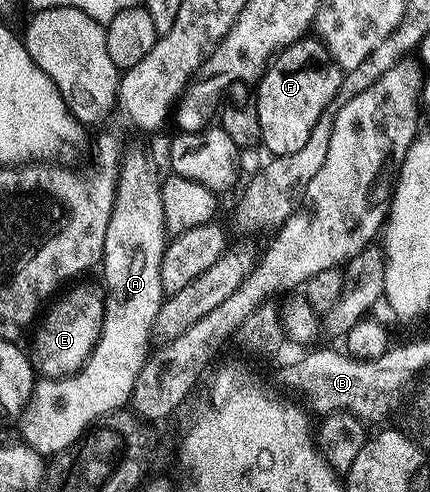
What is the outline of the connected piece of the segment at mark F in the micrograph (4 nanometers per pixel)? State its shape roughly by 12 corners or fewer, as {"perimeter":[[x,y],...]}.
{"perimeter":[[313,36],[279,49],[252,100],[261,148],[300,151],[343,70]]}

